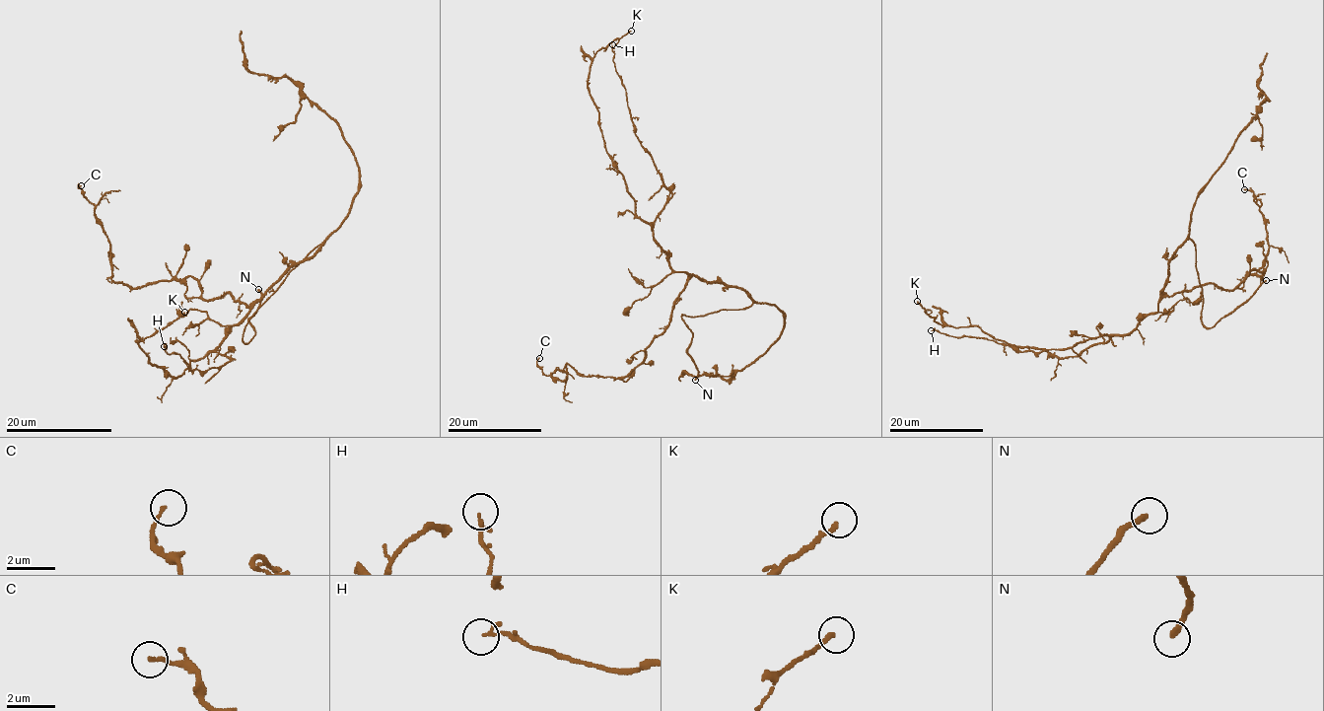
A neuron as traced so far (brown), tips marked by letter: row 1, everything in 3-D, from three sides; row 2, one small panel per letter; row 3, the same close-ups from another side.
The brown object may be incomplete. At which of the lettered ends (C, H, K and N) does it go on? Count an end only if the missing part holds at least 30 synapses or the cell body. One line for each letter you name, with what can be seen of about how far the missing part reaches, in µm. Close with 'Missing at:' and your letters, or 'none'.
N: 3 µm
Missing at: N

